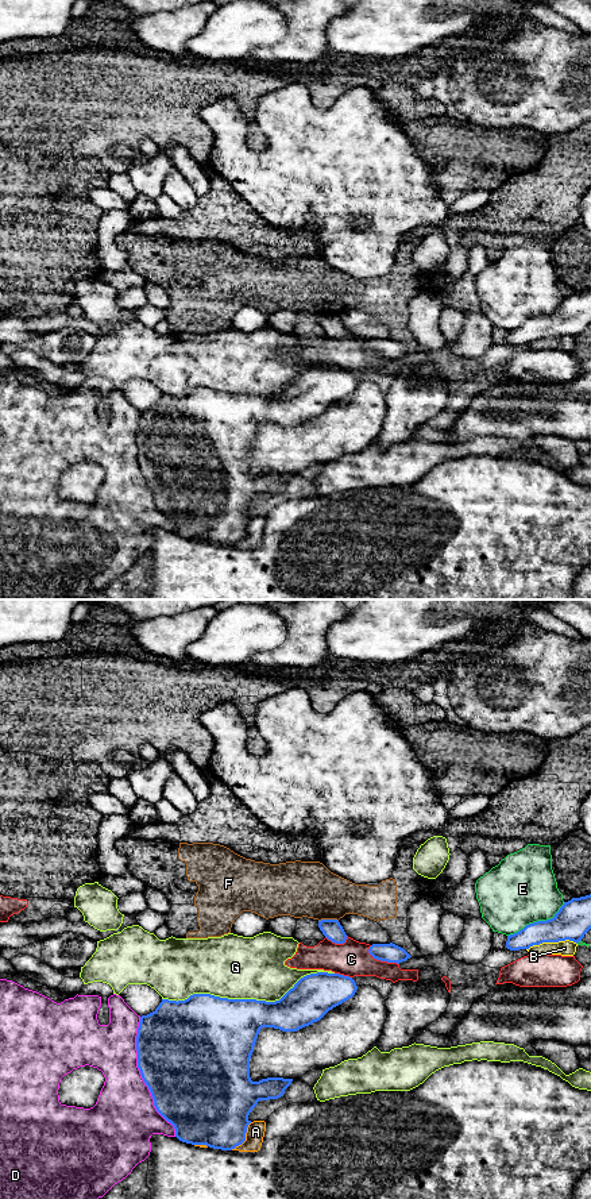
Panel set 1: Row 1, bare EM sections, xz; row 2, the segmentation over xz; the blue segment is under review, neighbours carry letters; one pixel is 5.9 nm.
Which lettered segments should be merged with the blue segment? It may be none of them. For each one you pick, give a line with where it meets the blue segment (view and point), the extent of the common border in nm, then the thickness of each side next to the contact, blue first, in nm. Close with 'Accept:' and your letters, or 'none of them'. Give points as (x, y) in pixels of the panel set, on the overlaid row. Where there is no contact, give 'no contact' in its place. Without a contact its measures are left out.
Accept: none of them

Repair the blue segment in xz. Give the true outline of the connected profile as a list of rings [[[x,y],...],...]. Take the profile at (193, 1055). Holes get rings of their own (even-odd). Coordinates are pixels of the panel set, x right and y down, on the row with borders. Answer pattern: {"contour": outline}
{"contour": [[[317,972],[301,978],[279,1001],[228,999],[210,994],[193,994],[185,1001],[162,999],[150,1014],[142,1015],[138,1036],[138,1068],[148,1087],[157,1111],[175,1129],[175,1137],[186,1144],[232,1150],[246,1141],[250,1113],[259,1100],[278,1099],[293,1079],[267,1077],[252,1082],[250,1059],[262,1028],[297,1032],[320,1021],[329,1010],[355,995],[358,986],[349,976]]]}

